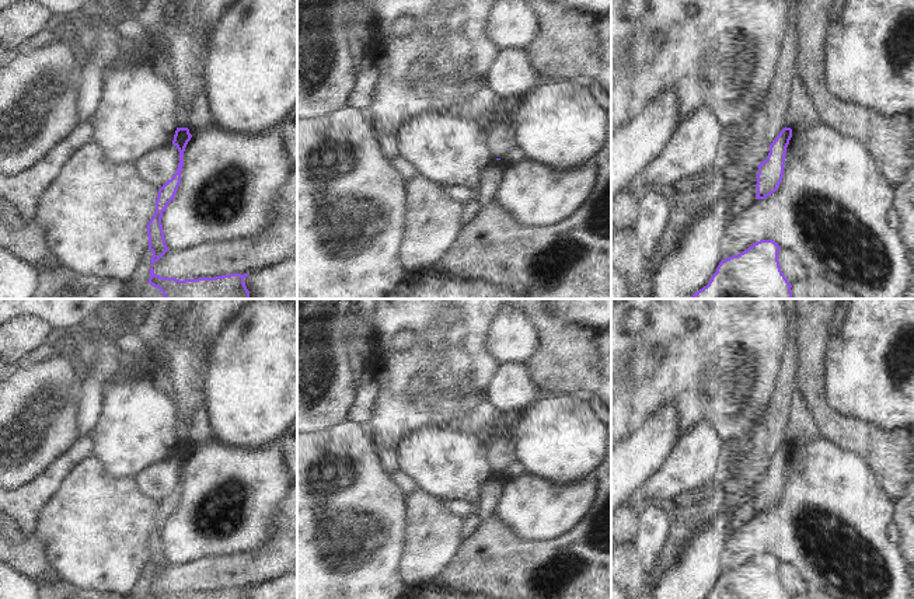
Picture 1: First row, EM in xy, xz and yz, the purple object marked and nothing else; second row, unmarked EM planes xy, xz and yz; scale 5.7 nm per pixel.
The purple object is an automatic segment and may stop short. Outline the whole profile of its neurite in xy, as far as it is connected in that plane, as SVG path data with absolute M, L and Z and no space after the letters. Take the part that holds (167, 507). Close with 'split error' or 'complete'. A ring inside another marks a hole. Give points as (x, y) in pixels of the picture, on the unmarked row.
M177 442L172 459L179 466L179 477L177 487L160 504L156 515L156 526L147 539L149 564L153 567L150 582L150 599L245 599L244 592L250 588L230 588L216 592L198 592L179 595L175 592L163 592L154 588L153 578L157 577L168 564L164 553L161 532L168 518L175 512L177 504L181 498L181 485L184 481L184 466L192 449L188 442Z | complete

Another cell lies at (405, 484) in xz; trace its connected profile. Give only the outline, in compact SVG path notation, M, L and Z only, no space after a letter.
M400 470L395 473L391 473L388 476L404 495L408 495L408 494L419 490L416 483L407 474L401 473Z

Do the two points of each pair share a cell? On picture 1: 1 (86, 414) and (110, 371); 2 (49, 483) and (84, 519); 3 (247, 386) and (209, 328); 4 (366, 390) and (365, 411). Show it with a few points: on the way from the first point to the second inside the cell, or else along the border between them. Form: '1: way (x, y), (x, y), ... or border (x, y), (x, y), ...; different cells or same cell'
1: way (90, 403), (91, 386), (98, 379); same cell
2: border (77, 463), (39, 509), (38, 516); different cells
3: border (237, 313), (222, 330), (205, 358); different cells
4: way (365, 396), (365, 406); same cell

